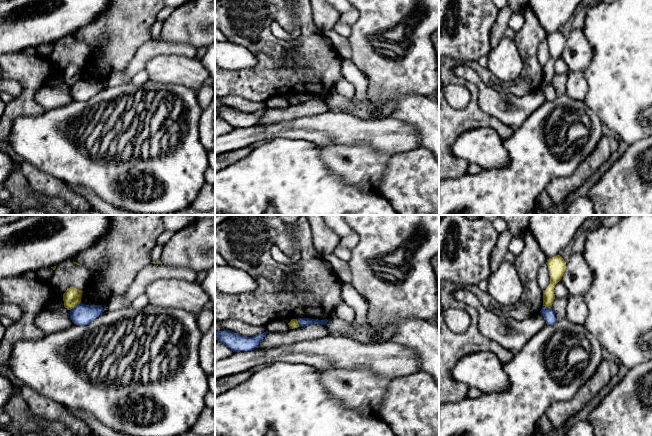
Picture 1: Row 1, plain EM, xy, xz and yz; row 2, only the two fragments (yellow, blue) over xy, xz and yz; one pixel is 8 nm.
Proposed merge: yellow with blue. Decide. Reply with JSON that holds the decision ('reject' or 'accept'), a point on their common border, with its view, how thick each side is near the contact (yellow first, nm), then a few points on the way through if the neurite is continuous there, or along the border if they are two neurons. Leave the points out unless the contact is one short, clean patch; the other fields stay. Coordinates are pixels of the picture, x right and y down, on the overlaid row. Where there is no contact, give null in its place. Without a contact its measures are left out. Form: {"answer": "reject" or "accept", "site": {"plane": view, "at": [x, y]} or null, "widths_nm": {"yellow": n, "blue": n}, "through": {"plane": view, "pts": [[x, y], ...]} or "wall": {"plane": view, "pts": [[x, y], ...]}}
{"answer": "reject", "site": {"plane": "xy", "at": [75, 305]}, "widths_nm": {"yellow": 140, "blue": 170}, "wall": {"plane": "xy", "pts": [[80, 302], [70, 310]]}}

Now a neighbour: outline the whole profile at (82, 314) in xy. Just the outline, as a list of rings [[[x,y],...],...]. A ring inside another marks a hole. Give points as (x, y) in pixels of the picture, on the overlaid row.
[[[80,303],[70,310],[70,318],[75,325],[87,325],[104,311],[102,305],[89,306]]]

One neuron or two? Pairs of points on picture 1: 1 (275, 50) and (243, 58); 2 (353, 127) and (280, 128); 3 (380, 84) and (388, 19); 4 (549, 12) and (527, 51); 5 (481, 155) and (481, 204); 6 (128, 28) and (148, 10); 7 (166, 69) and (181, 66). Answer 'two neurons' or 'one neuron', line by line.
1: two neurons
2: one neuron
3: one neuron
4: two neurons
5: two neurons
6: one neuron
7: one neuron

